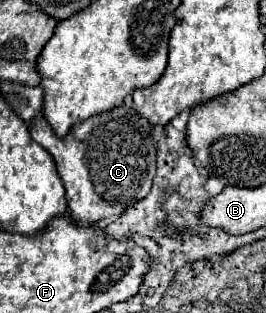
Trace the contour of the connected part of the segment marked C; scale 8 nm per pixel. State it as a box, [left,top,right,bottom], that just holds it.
[29,98,155,224]

